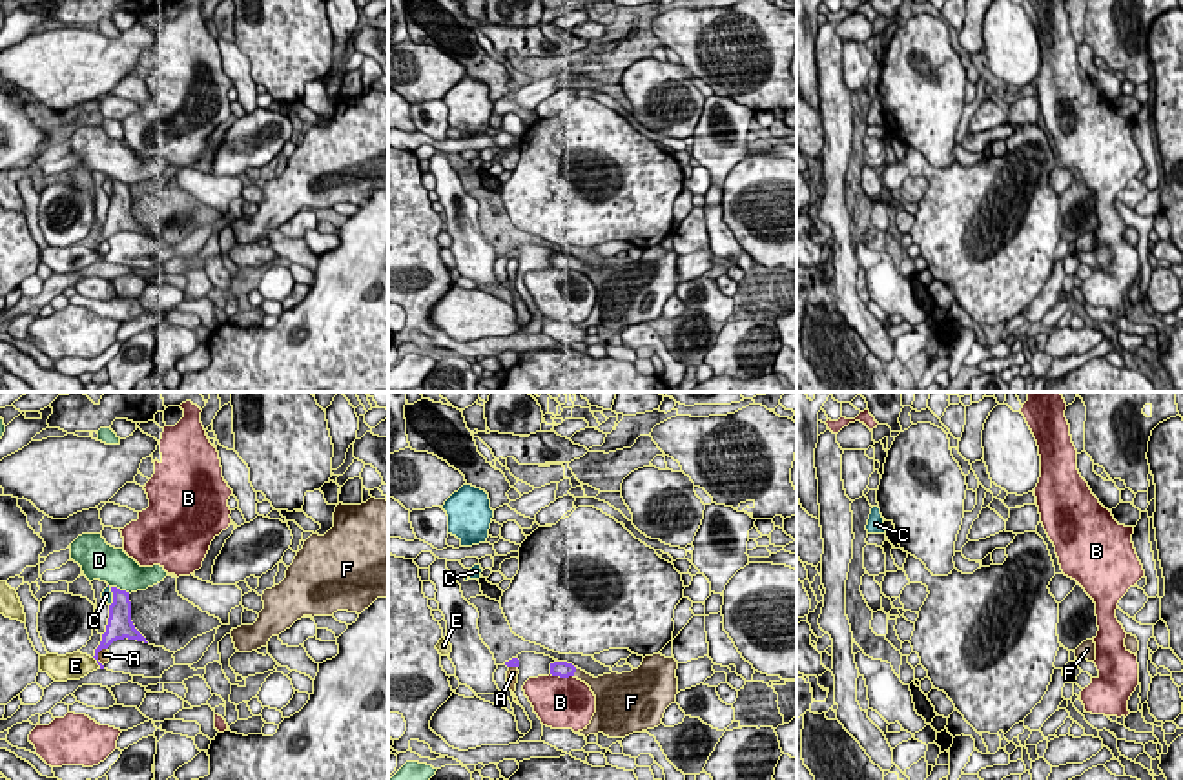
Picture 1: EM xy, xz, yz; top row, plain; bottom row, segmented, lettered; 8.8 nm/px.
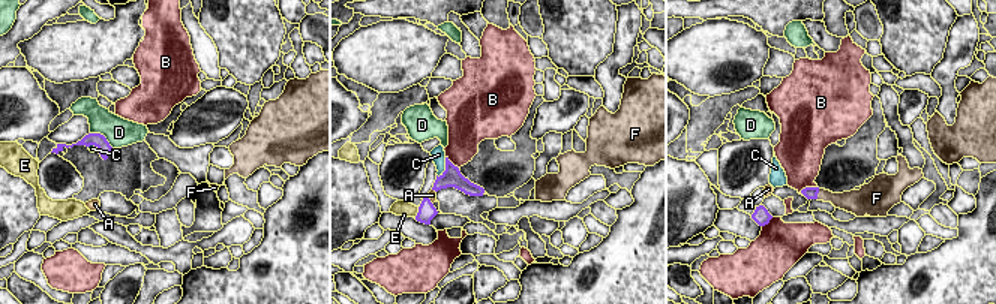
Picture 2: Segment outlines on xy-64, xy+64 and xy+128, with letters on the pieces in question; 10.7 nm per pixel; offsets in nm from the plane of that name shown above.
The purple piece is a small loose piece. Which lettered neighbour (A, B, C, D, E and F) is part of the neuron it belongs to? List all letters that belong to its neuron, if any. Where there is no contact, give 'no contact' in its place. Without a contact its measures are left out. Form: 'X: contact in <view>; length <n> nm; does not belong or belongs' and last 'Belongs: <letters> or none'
A: contact in xy; length 180 nm; does not belong
B: contact in xz; length 220 nm; does not belong
C: contact in xy; length 190 nm; does not belong
D: contact in xy; length 220 nm; does not belong
E: contact in xy; length 130 nm; does not belong
F: contact in xz; length 90 nm; belongs
Belongs: F

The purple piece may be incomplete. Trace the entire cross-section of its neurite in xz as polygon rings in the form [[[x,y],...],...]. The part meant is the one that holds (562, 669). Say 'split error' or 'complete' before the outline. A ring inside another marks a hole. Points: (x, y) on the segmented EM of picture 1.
split error; [[[660,652],[645,656],[642,665],[631,672],[611,672],[598,678],[567,662],[550,663],[552,676],[574,676],[585,682],[596,696],[596,713],[580,731],[585,738],[598,733],[625,738],[658,727],[665,709],[676,702],[676,669],[678,662]]]

